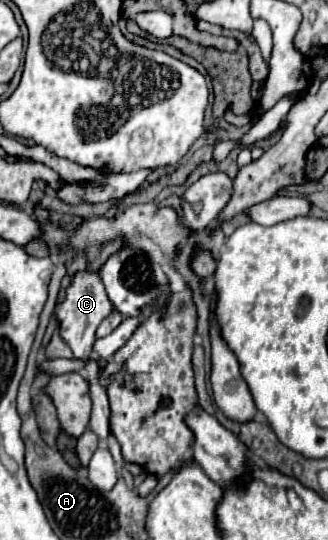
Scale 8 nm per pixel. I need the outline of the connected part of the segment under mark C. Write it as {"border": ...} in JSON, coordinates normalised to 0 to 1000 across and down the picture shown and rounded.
{"border":[[[232,504],[213,530],[201,533],[201,552],[189,559],[171,559],[165,589],[177,596],[183,626],[220,644],[232,663],[268,663],[268,648],[280,644],[280,633],[293,630],[293,607],[317,589],[329,589],[348,578],[348,567],[317,537],[311,515],[299,504]]]}

